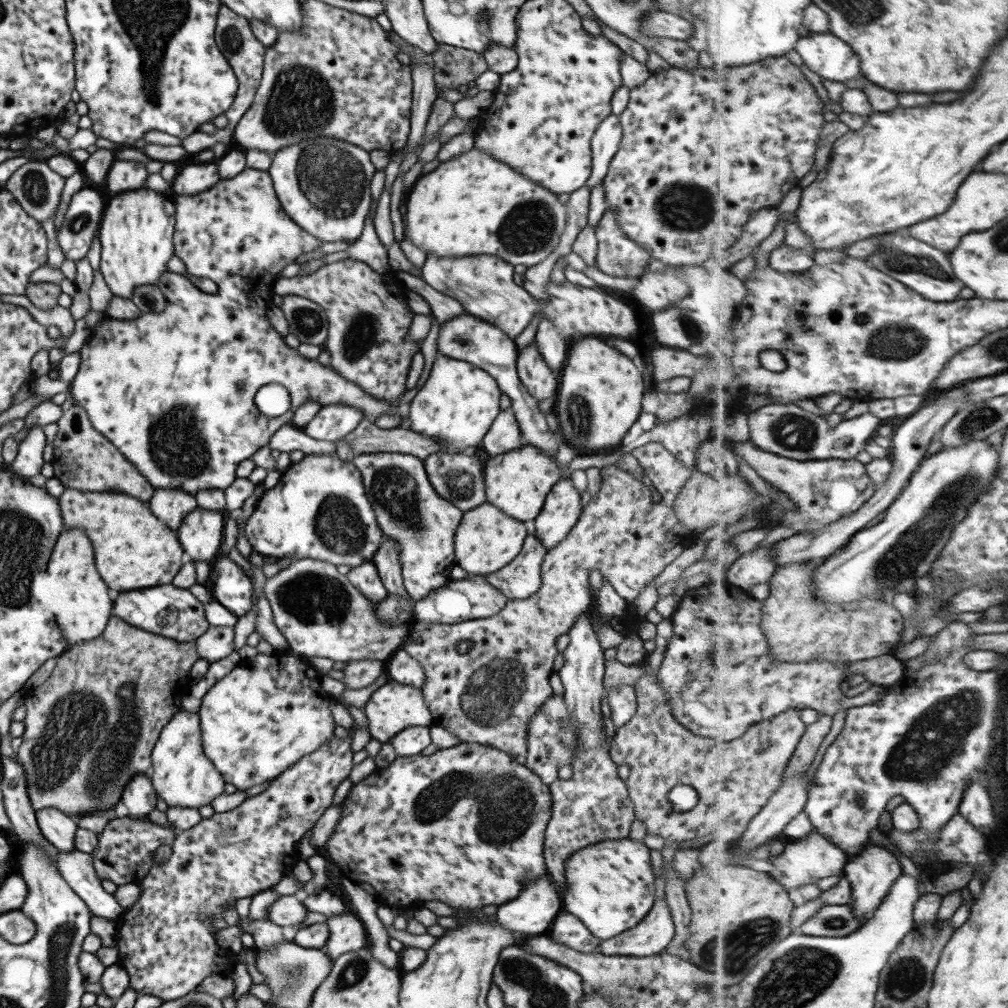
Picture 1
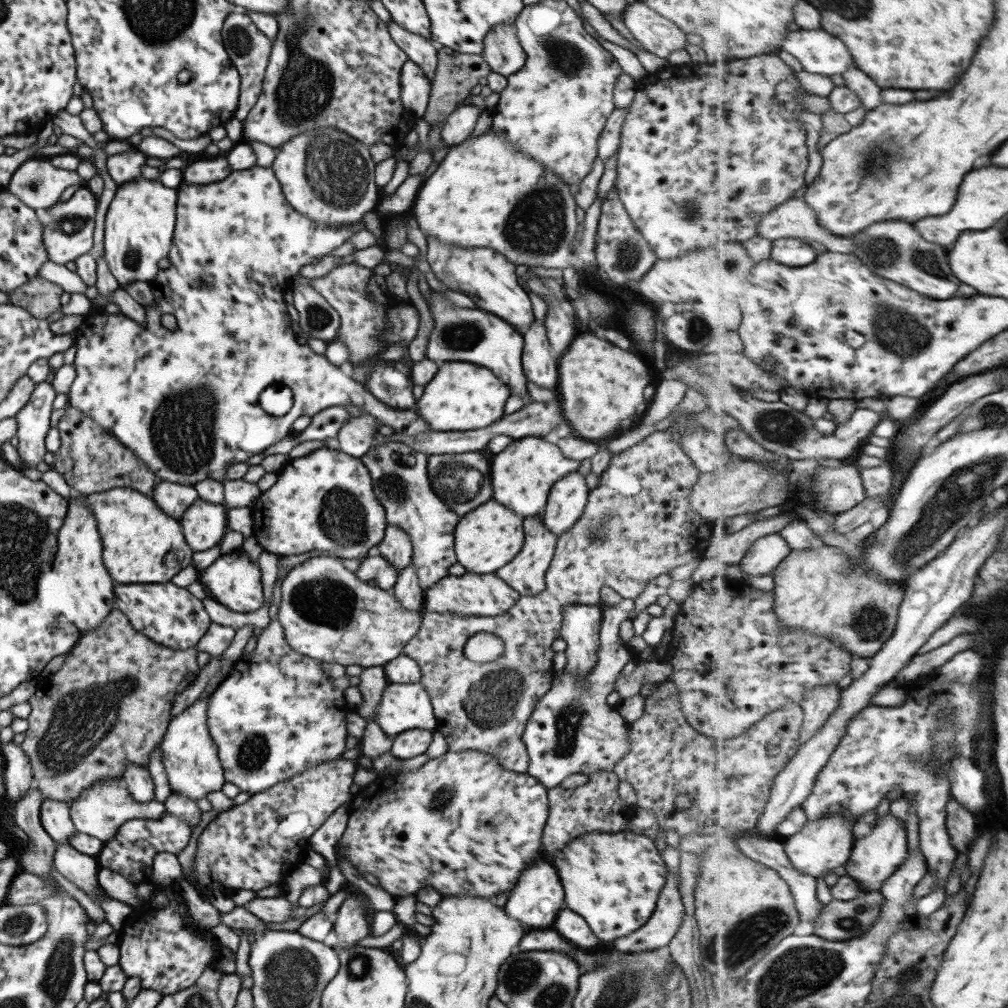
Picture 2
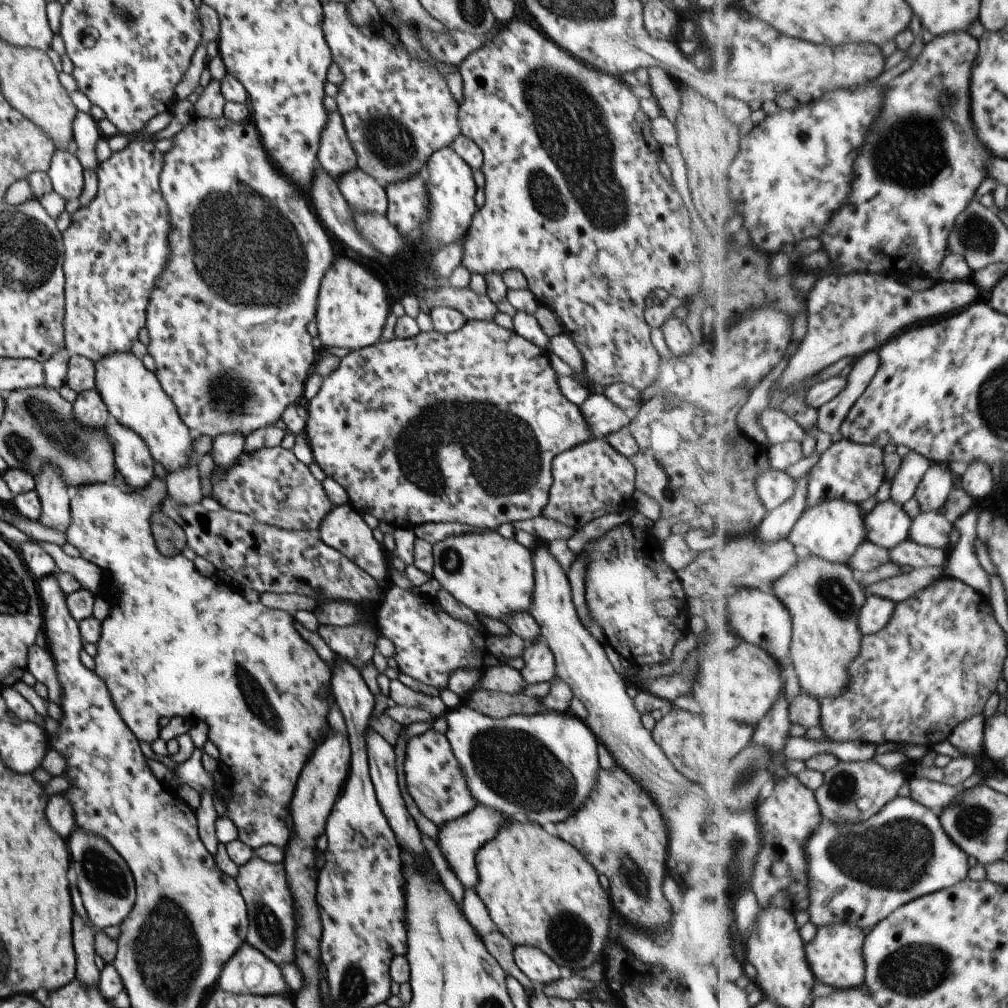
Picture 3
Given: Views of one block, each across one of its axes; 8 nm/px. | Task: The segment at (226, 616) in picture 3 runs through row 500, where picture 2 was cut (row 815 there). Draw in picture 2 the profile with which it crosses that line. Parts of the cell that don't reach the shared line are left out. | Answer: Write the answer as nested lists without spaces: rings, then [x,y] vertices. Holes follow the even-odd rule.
[[[120,778],[113,780],[99,780],[87,790],[83,790],[78,797],[69,802],[68,815],[77,832],[92,836],[102,843],[111,840],[124,822],[133,819],[159,818],[166,812],[163,803],[155,800],[140,803],[127,794],[126,784]]]

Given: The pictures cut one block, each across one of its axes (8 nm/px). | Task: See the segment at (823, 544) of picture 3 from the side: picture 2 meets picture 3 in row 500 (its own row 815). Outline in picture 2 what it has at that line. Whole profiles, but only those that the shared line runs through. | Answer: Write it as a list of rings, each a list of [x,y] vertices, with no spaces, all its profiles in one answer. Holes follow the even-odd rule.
[[[841,813],[822,816],[819,820],[808,820],[797,834],[786,838],[786,853],[791,862],[801,871],[818,878],[829,874],[834,868],[846,866],[849,862],[854,843],[857,842],[854,832],[855,821],[849,821]]]

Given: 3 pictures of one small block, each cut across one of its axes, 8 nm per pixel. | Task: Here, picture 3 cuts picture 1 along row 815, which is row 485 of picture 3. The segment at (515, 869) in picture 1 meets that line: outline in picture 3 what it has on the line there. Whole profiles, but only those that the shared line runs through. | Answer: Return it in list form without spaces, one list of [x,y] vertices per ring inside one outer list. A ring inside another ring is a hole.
[[[466,319],[459,330],[449,334],[419,331],[406,339],[377,341],[371,346],[349,351],[345,357],[340,358],[339,366],[331,374],[322,377],[315,396],[303,404],[307,414],[304,422],[305,437],[313,462],[326,477],[345,490],[348,503],[358,513],[372,514],[379,522],[383,520],[395,529],[412,529],[423,523],[457,523],[494,531],[501,524],[515,524],[520,520],[535,518],[541,515],[542,508],[547,504],[552,482],[551,460],[564,450],[593,440],[578,406],[559,392],[557,375],[549,365],[546,350],[531,344],[515,331],[487,320]]]

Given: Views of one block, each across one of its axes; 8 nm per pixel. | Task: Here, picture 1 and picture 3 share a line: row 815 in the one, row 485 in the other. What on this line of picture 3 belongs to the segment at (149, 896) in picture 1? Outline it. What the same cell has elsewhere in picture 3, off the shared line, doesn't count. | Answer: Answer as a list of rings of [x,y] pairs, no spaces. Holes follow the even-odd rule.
[[[281,445],[271,448],[261,448],[251,454],[239,454],[237,462],[229,470],[217,470],[213,466],[210,477],[211,498],[217,500],[221,509],[230,510],[239,514],[246,514],[257,520],[257,522],[268,524],[285,530],[315,530],[321,520],[327,516],[331,510],[331,502],[325,496],[321,483],[309,472],[305,464],[301,464],[290,449],[281,448]]]

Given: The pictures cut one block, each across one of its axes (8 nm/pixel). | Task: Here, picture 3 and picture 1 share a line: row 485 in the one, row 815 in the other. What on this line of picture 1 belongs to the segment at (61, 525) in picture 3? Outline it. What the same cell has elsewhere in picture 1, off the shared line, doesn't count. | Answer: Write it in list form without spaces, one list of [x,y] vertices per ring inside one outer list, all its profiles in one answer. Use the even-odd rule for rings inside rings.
[[[42,808],[34,811],[37,826],[42,837],[58,851],[71,852],[74,849],[75,820],[57,808]]]

